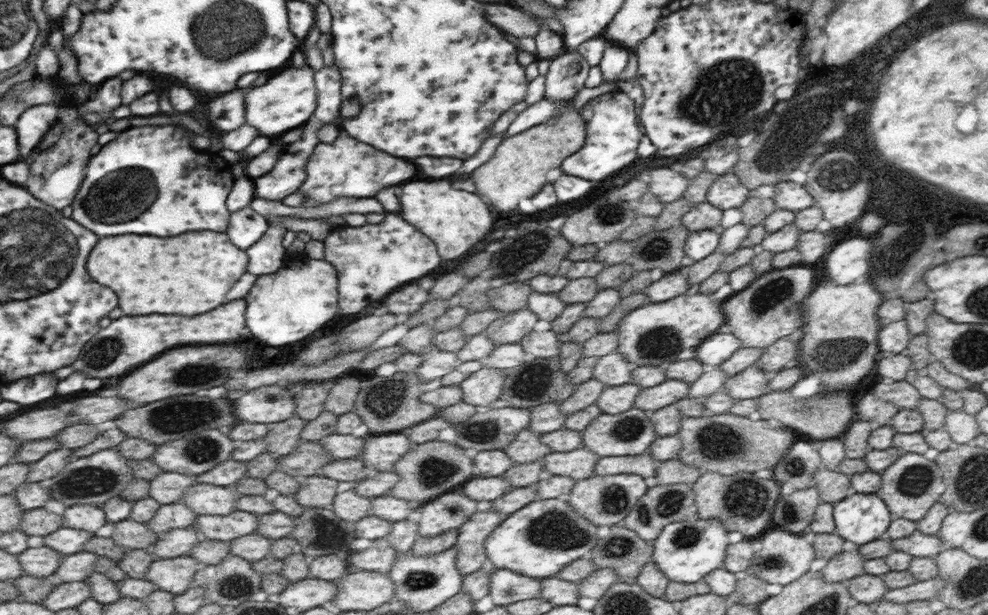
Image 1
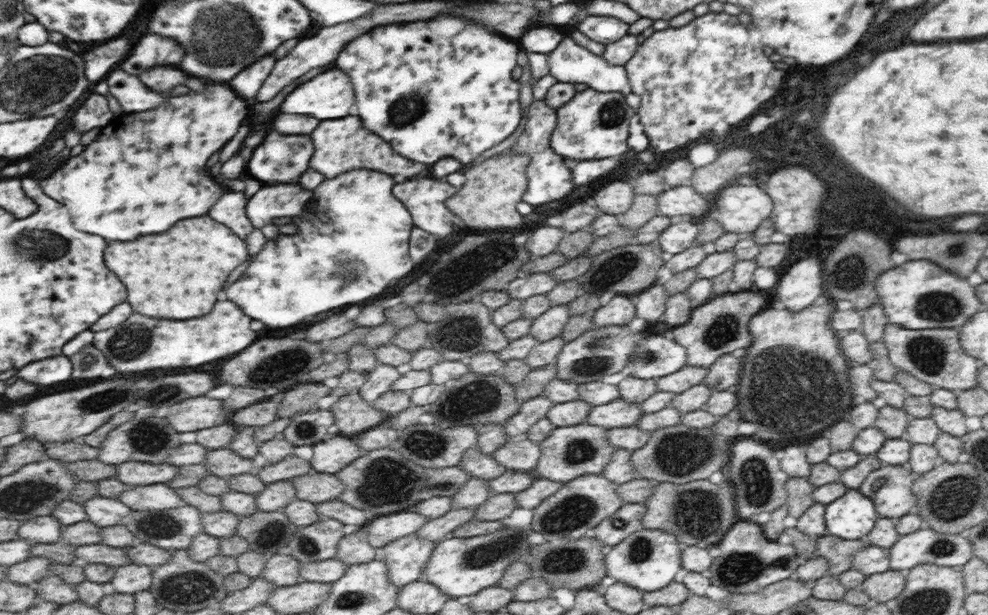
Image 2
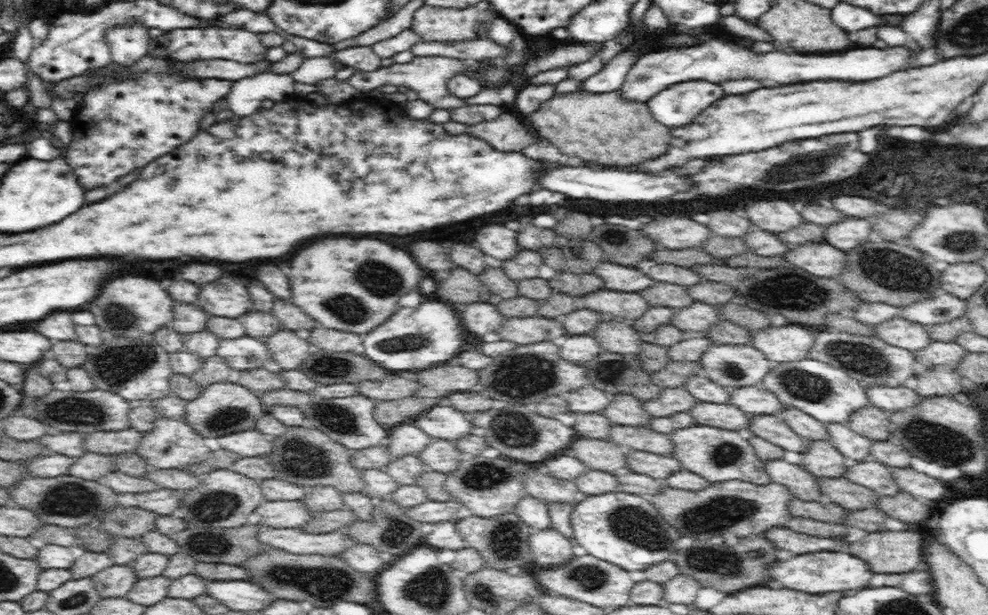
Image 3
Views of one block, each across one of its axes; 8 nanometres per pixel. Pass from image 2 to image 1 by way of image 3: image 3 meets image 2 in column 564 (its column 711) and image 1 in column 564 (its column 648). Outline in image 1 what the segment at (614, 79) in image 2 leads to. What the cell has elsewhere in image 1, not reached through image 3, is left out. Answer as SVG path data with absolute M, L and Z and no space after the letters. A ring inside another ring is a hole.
M576 51L551 59L544 76L543 99L549 102L572 100L576 92L583 88L588 68L587 62Z

